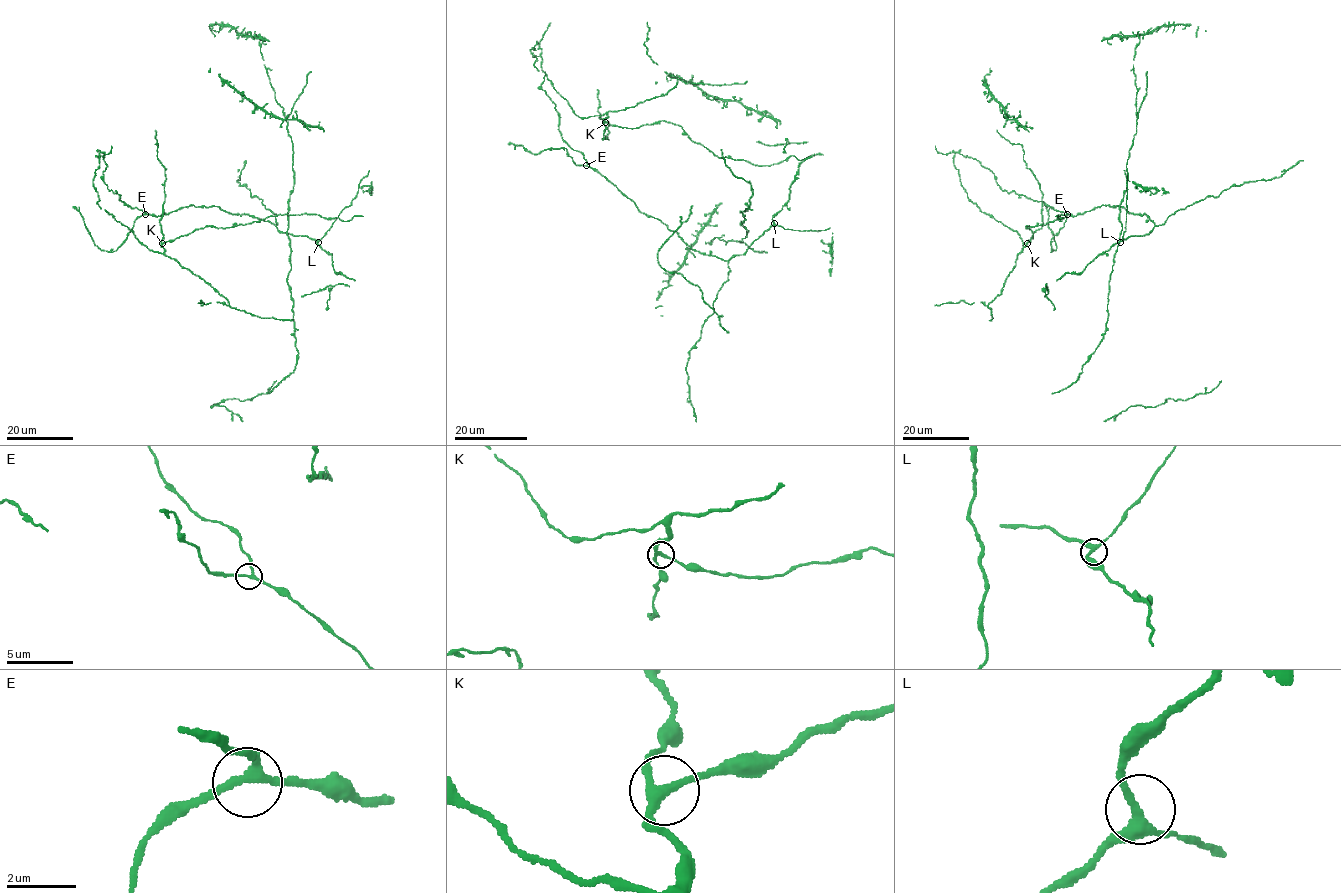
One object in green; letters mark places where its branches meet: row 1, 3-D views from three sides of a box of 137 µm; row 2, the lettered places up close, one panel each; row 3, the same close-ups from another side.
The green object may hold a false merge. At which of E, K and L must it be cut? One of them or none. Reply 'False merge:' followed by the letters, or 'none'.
False merge: K

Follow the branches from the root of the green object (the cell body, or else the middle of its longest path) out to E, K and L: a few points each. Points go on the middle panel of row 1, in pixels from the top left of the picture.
E: (567, 143), (583, 155), (586, 165)
K: (567, 143), (541, 85), (536, 43), (534, 65), (572, 111), (605, 114), (605, 122)
L: (567, 143), (641, 213), (658, 218), (701, 253), (724, 260), (742, 254), (774, 223)

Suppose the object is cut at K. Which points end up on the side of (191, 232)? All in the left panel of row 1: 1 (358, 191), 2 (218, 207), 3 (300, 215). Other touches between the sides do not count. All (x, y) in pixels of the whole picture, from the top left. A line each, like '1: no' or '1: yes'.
1: no
2: no
3: yes

